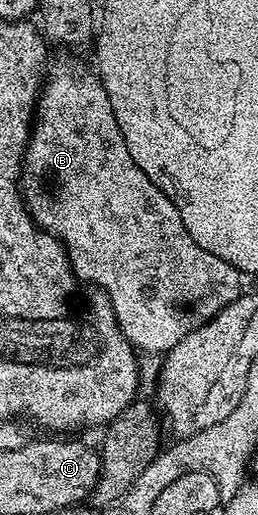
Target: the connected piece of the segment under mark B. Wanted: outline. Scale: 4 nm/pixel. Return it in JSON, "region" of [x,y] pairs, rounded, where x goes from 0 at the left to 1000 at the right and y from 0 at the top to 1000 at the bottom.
{"region":[[[279,107],[213,115],[182,124],[109,285],[78,317],[70,361],[93,398],[147,439],[248,474],[298,536],[415,569],[473,647],[531,683],[643,685],[938,571],[934,528],[764,476],[705,437],[674,390],[643,375],[612,375],[597,351],[519,320],[376,140]]]}

